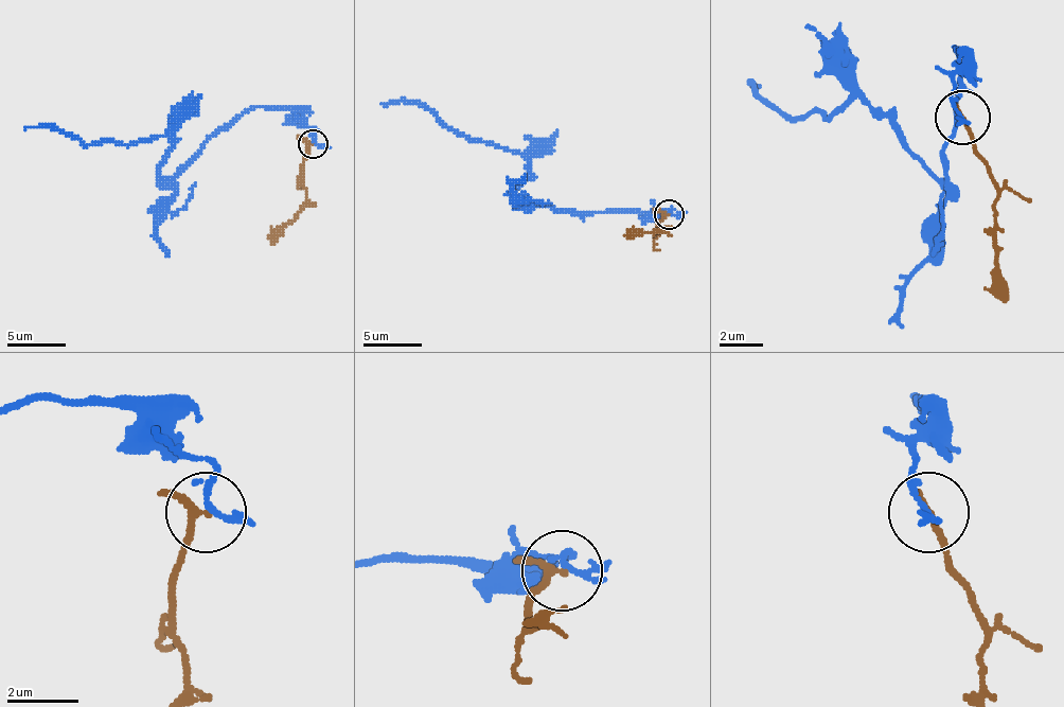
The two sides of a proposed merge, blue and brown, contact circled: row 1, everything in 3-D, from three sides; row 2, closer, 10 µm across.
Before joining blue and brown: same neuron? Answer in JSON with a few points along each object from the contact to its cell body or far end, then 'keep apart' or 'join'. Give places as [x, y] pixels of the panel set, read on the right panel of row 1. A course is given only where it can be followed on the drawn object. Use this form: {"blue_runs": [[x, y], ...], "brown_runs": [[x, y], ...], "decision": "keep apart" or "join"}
{"blue_runs": [[963, 119], [953, 91], [958, 48], [947, 178], [861, 102], [833, 119], [790, 119], [757, 91]], "brown_runs": [[963, 119], [996, 190], [996, 293], [1007, 304]], "decision": "keep apart"}

